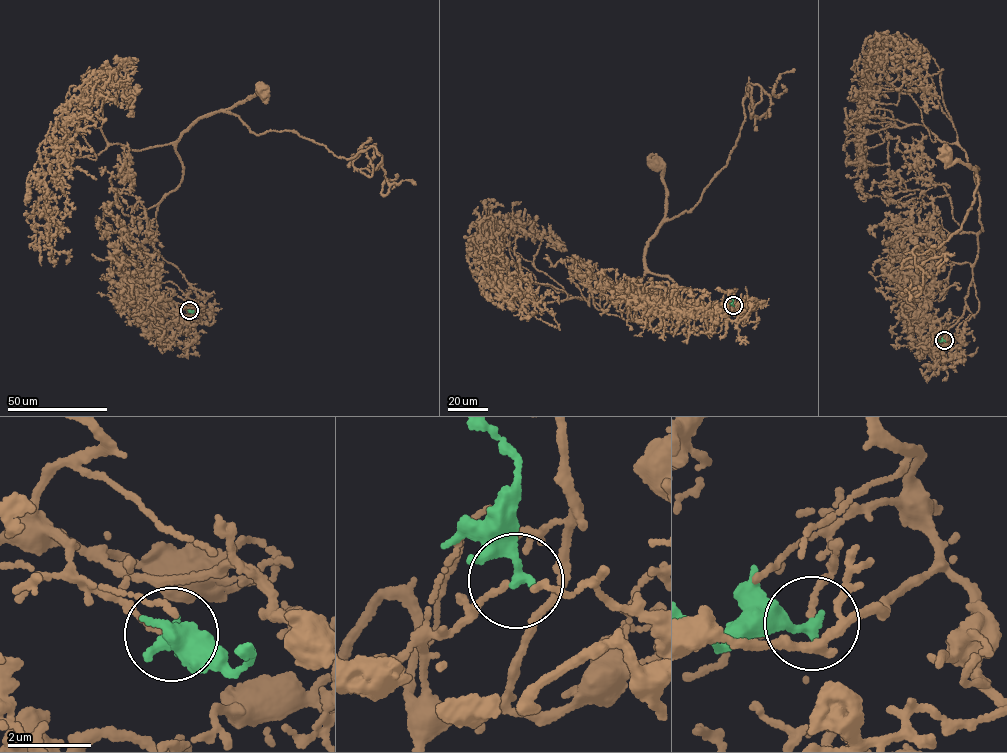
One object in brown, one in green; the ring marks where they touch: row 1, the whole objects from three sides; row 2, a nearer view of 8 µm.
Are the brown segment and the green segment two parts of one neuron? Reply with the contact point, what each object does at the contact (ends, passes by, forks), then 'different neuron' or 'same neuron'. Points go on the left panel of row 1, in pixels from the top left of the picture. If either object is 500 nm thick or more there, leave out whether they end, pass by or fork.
at (189, 310); brown ends there; green ends there; same neuron

